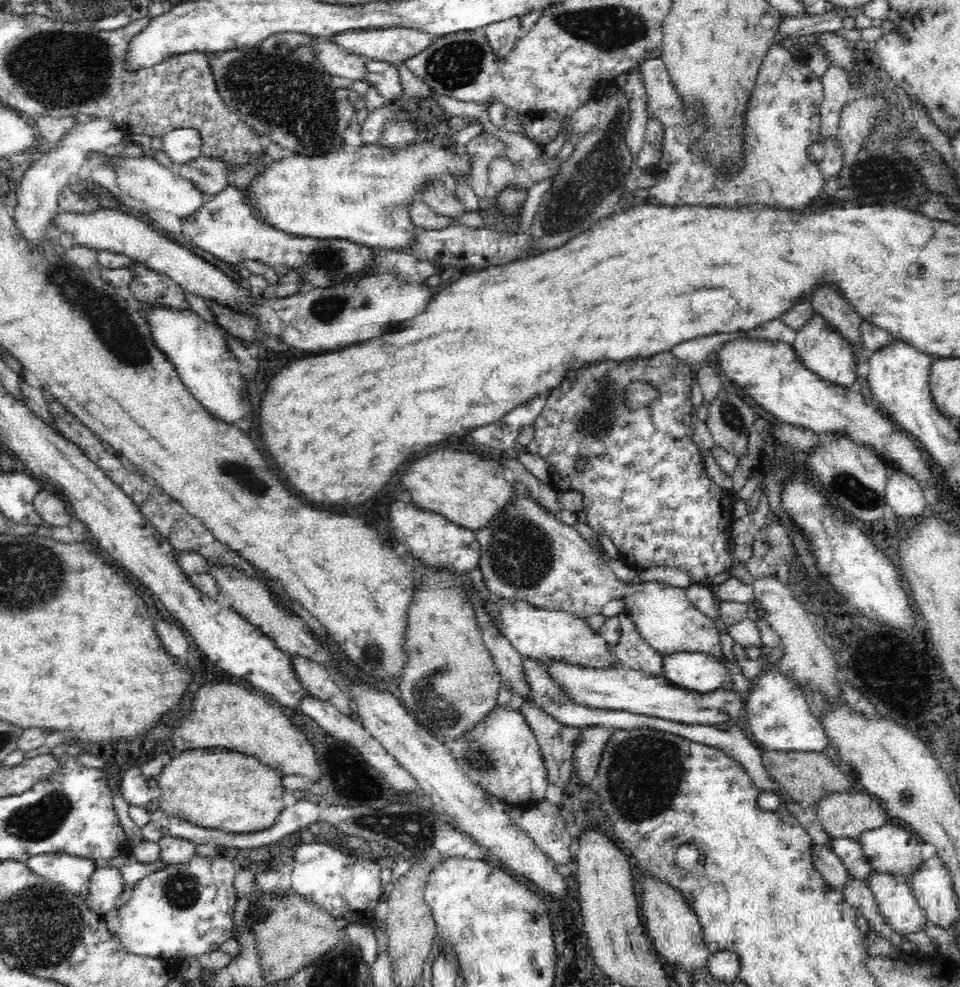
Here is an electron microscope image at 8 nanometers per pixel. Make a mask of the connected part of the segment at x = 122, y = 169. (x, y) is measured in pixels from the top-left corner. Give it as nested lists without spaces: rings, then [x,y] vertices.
[[[110,155],[110,159],[112,159],[113,172],[118,176],[120,196],[132,196],[136,200],[142,200],[152,210],[162,210],[184,219],[194,214],[209,198],[204,196],[204,193],[192,182],[182,177],[176,169],[164,167],[152,155],[140,158],[124,158],[123,155],[115,158],[115,155]]]

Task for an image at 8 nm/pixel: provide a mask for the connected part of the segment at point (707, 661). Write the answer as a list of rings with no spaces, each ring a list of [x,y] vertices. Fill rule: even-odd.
[[[696,651],[664,656],[662,672],[669,684],[700,694],[718,690],[729,676],[724,661],[711,654]]]

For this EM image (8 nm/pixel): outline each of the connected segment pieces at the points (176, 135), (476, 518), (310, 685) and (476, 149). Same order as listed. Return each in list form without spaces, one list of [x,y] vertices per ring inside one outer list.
[[[176,129],[161,136],[163,152],[175,167],[201,155],[201,134],[194,129]]]
[[[450,448],[434,450],[412,462],[402,478],[404,488],[410,492],[411,502],[417,507],[444,515],[450,522],[468,530],[480,530],[512,502],[521,489],[512,485],[512,478],[501,470],[493,459],[484,459],[470,452],[456,452]]]
[[[294,657],[292,666],[296,676],[300,679],[302,686],[308,695],[312,695],[320,701],[326,701],[334,705],[340,713],[352,717],[354,708],[348,700],[348,694],[332,681],[328,676],[328,669],[324,665],[318,665],[314,661],[305,660],[304,657]]]
[[[484,130],[478,133],[476,138],[473,138],[465,144],[464,148],[461,148],[470,157],[470,170],[469,182],[474,189],[474,193],[478,195],[478,198],[484,198],[488,196],[488,176],[487,169],[488,164],[499,156],[504,160],[508,159],[508,153],[506,153],[506,143],[500,141],[500,138],[492,133],[488,133]]]

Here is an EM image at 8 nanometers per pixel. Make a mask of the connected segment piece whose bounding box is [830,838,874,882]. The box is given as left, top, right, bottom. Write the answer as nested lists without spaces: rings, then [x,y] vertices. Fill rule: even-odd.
[[[832,838],[830,849],[837,854],[852,877],[867,882],[868,873],[874,870],[871,865],[872,860],[864,854],[859,842]]]

